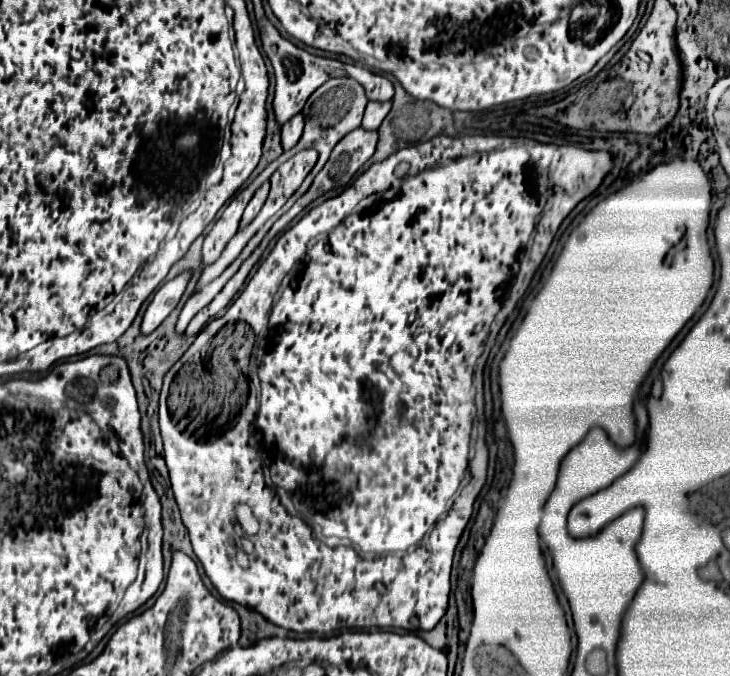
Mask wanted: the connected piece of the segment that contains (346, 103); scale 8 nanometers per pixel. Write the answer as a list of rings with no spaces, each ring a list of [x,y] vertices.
[[[331,78],[321,88],[317,88],[311,94],[311,100],[307,100],[303,114],[305,114],[305,132],[301,140],[291,148],[291,152],[299,152],[303,148],[315,148],[319,152],[319,166],[323,166],[333,150],[333,146],[351,130],[355,130],[361,124],[363,112],[367,106],[365,90],[357,84],[353,78]]]

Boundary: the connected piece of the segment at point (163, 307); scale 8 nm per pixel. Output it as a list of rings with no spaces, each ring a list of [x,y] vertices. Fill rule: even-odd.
[[[185,270],[177,278],[169,280],[167,284],[163,284],[157,290],[155,298],[151,300],[151,304],[149,304],[149,308],[145,310],[145,316],[143,316],[143,324],[141,324],[143,334],[151,334],[173,312],[173,308],[179,304],[181,296],[183,296],[191,276],[193,276],[193,272]]]

